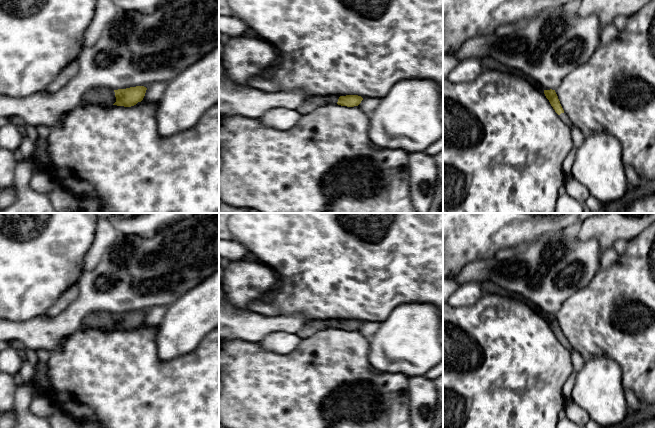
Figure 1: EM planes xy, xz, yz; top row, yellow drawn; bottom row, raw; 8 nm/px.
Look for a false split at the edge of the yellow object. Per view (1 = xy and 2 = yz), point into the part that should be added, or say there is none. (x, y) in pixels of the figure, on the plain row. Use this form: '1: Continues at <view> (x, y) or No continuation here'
1: Continues at xy (96, 320)
2: Continues at yz (563, 340)

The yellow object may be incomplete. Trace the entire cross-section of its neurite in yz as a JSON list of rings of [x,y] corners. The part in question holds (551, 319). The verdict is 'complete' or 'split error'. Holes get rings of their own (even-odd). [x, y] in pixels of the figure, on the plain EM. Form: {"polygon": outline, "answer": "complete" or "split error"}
{"polygon": [[[544,314],[544,318],[546,322],[549,324],[551,330],[555,334],[555,336],[560,340],[561,344],[568,349],[569,351],[572,349],[570,343],[568,340],[564,337],[564,334],[560,328],[560,325],[558,323],[558,320],[555,316],[555,314]]], "answer": "split error"}

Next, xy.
{"polygon": [[[144,310],[112,314],[108,312],[92,312],[87,314],[82,321],[83,329],[110,329],[131,331],[141,326],[147,312]]], "answer": "split error"}

